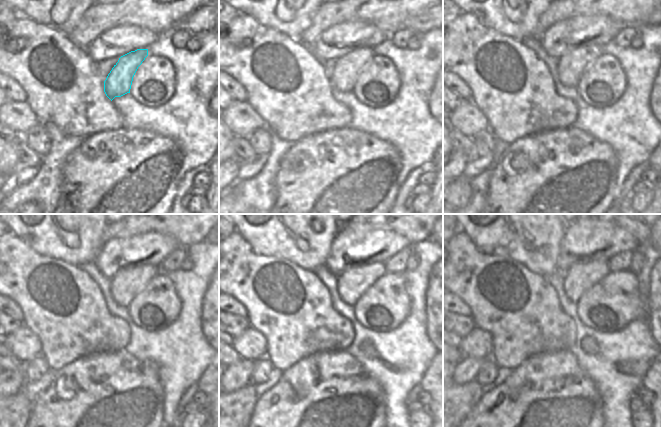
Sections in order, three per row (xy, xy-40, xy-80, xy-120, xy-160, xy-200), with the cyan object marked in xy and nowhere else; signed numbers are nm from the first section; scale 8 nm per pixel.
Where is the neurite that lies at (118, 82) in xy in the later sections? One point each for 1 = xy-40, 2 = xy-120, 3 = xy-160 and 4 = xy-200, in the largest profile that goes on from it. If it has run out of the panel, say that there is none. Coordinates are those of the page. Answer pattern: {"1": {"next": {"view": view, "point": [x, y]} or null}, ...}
{"1": {"next": {"view": "xy-40", "point": [347, 69]}}, "2": {"next": {"view": "xy-120", "point": [127, 283]}}, "3": {"next": {"view": "xy-160", "point": [355, 280]}}, "4": {"next": {"view": "xy-200", "point": [579, 277]}}}

